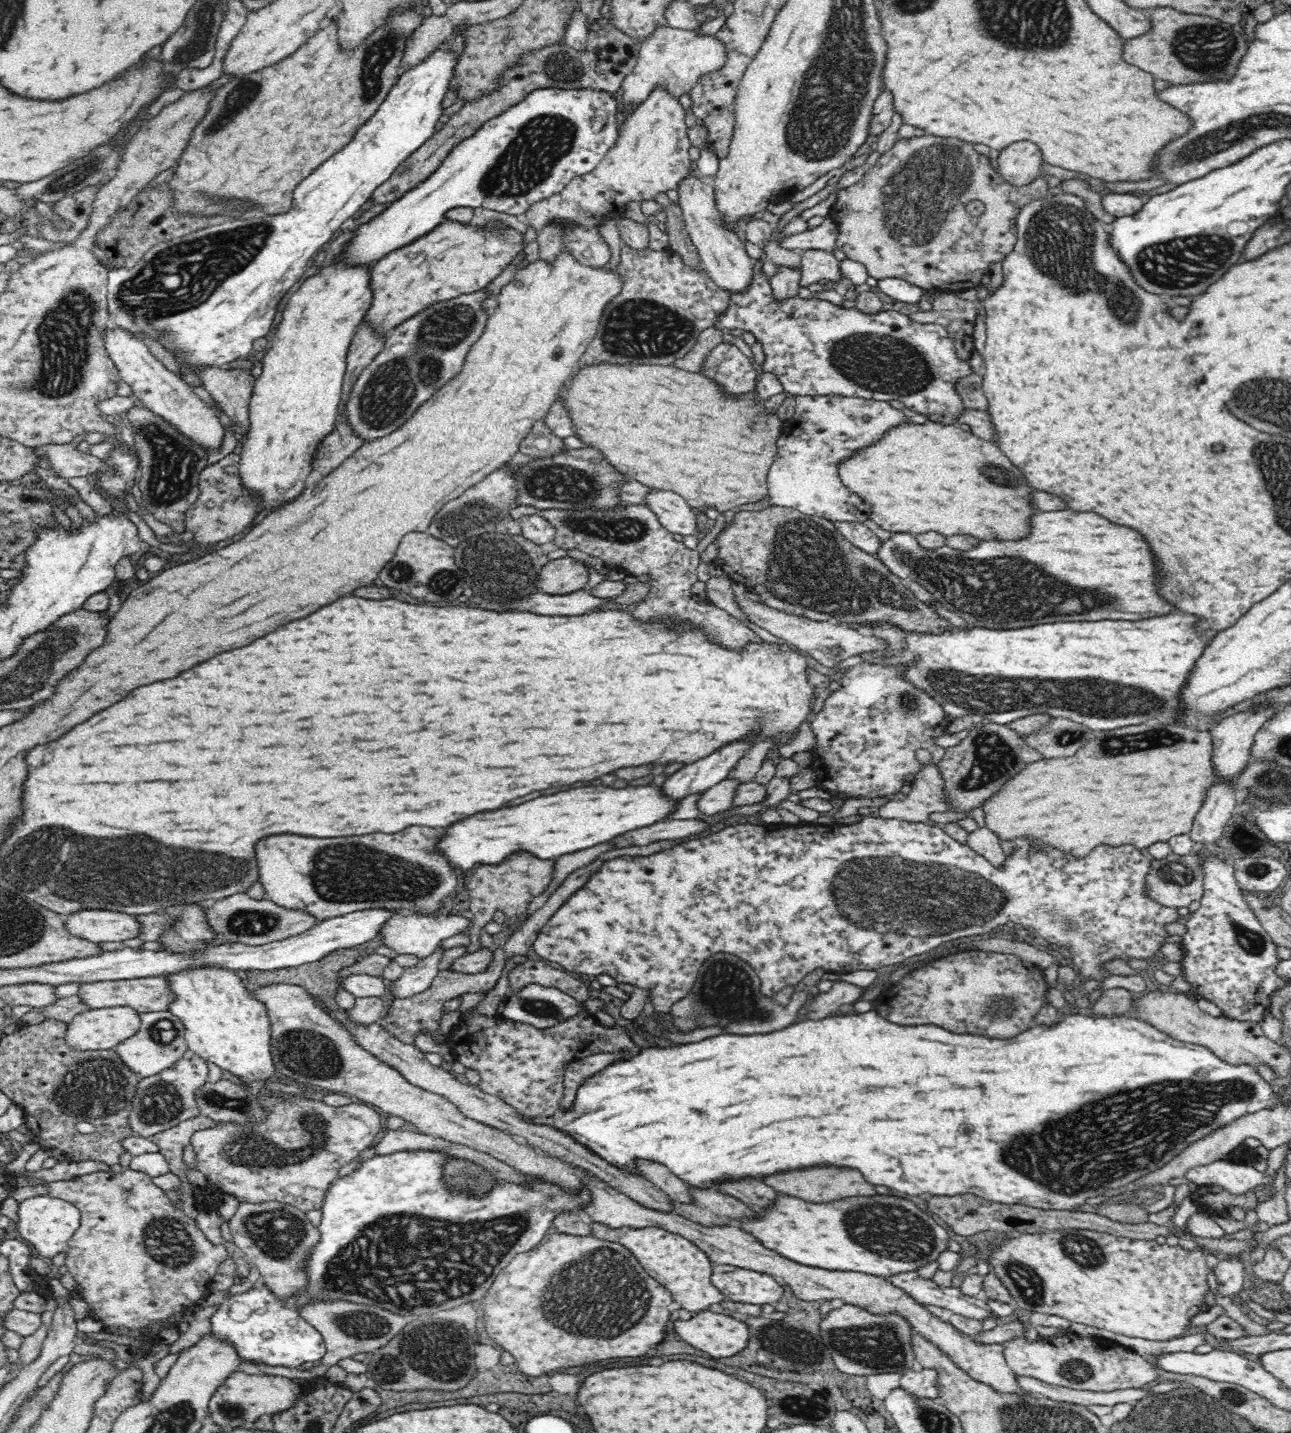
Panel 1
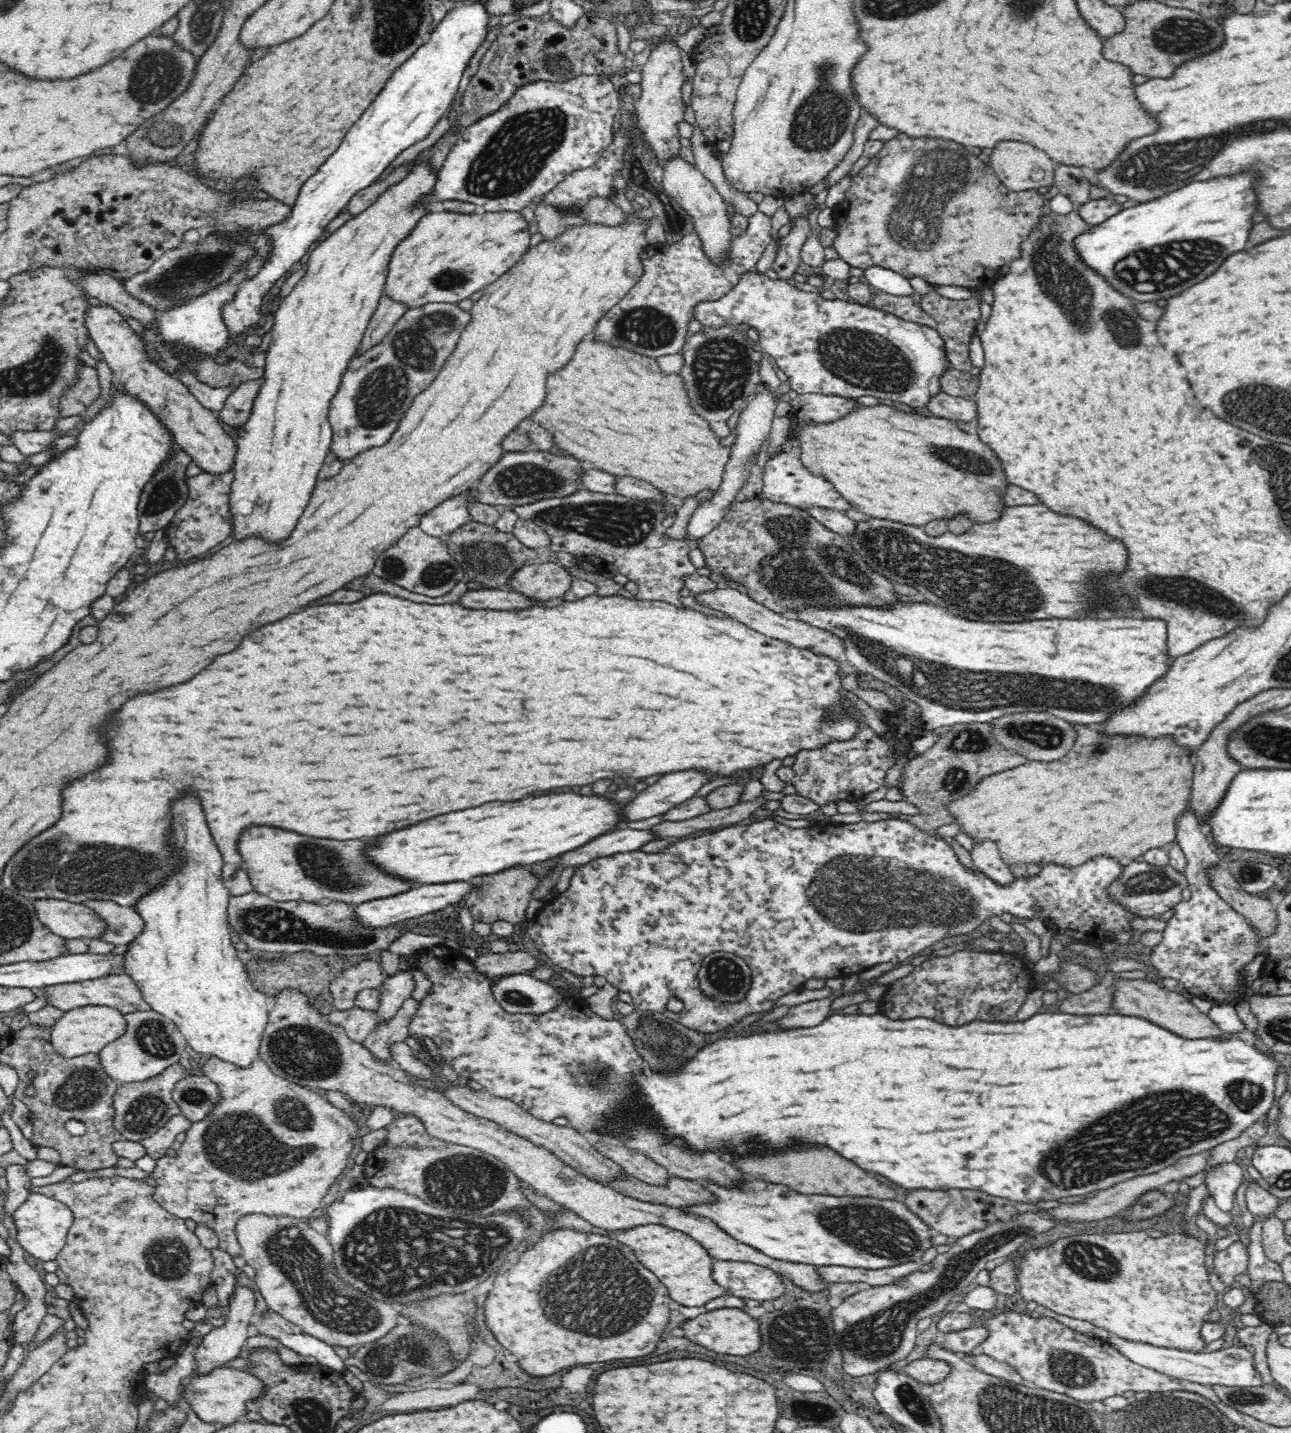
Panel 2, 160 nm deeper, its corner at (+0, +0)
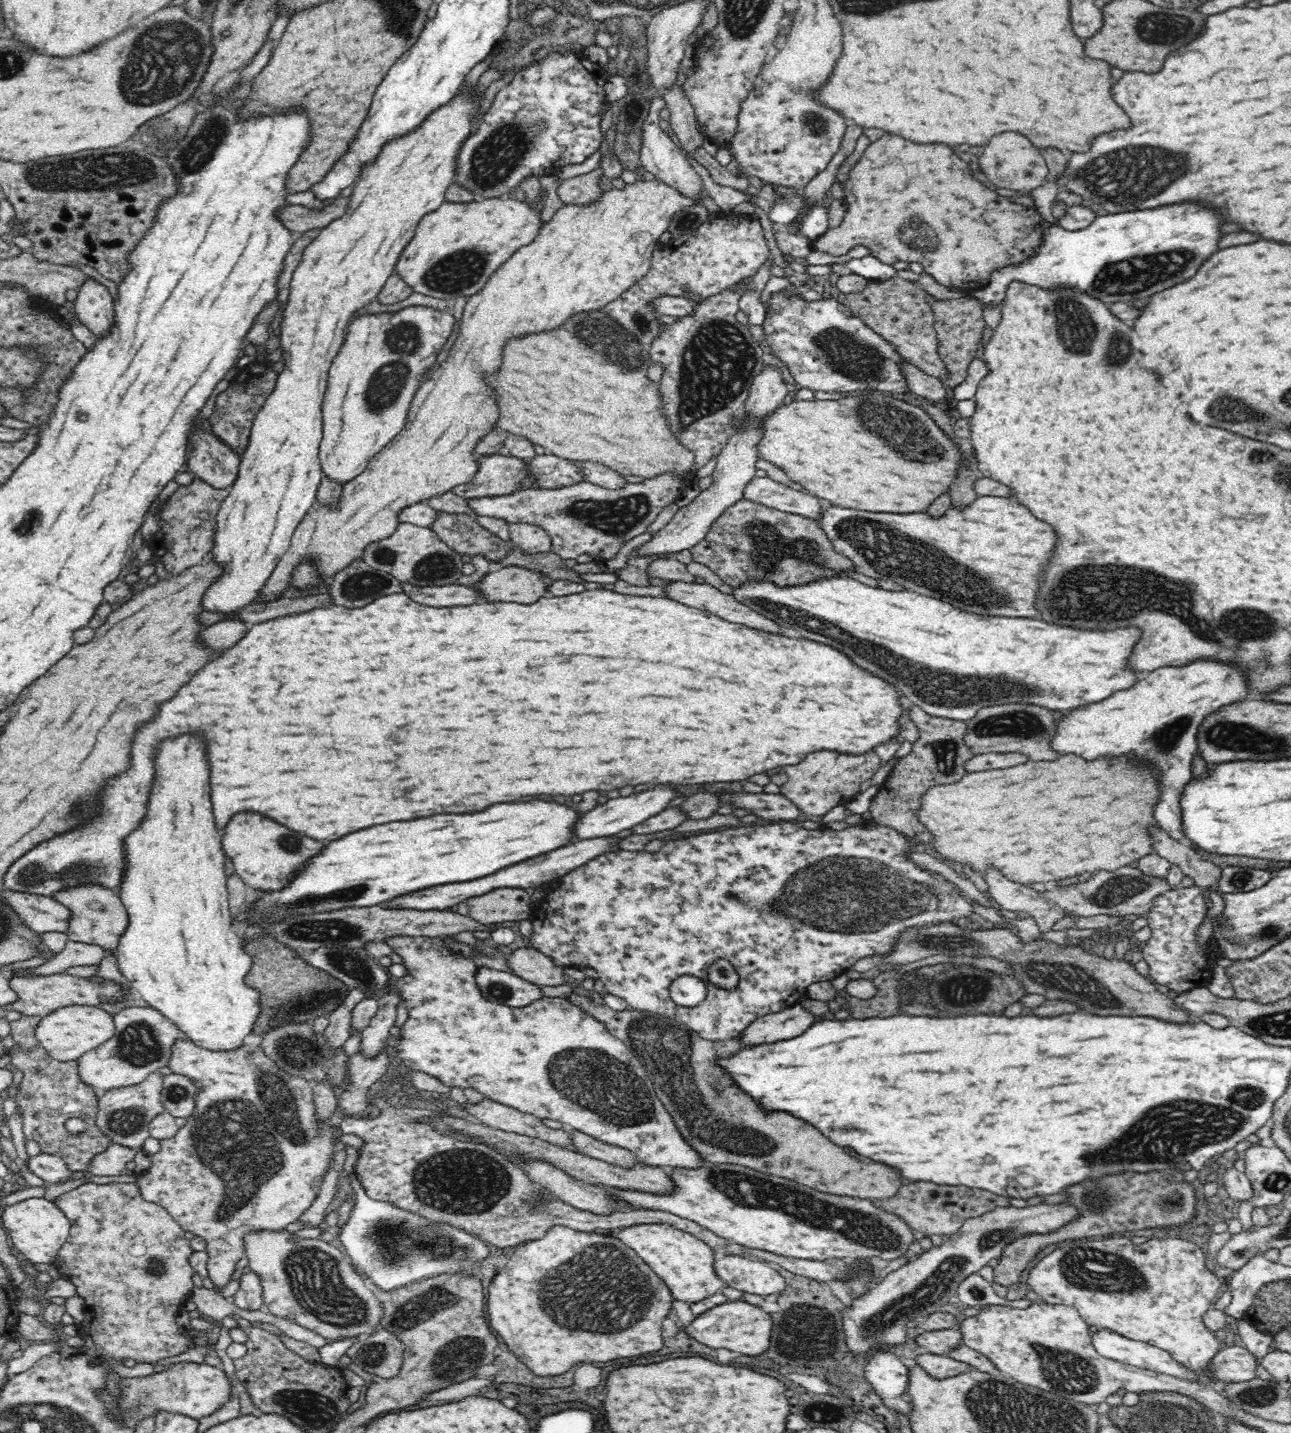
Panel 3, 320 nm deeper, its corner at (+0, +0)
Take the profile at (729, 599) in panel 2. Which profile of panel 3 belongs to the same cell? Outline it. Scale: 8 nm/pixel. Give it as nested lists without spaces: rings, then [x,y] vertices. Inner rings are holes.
[[[665,580],[662,586],[664,596],[669,599],[694,606],[694,608],[702,609],[724,620],[730,622],[740,622],[752,628],[760,628],[772,634],[778,634],[778,626],[768,622],[768,618],[764,618],[762,614],[754,614],[748,608],[744,608],[742,603],[732,600],[732,595],[723,594],[708,583],[692,583],[680,582],[679,580]]]

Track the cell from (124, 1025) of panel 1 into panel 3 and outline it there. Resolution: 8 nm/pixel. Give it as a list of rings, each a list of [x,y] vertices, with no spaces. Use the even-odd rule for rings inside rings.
[[[71,1005],[58,1008],[54,1013],[40,1017],[34,1028],[34,1037],[38,1045],[52,1058],[60,1062],[76,1061],[84,1052],[88,1052],[108,1038],[114,1036],[113,1016],[93,1005]]]

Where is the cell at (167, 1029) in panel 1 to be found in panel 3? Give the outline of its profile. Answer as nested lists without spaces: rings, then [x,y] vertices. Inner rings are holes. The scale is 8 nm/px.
[[[126,1008],[114,1014],[113,1021],[114,1036],[100,1046],[84,1052],[76,1060],[80,1079],[97,1093],[138,1084],[148,1074],[166,1066],[172,1054],[170,1048],[174,1040],[181,1036],[178,1027],[153,1008]]]

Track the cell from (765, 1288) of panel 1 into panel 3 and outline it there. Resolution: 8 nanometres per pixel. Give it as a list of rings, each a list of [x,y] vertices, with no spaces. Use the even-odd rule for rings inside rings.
[[[717,1255],[716,1274],[727,1286],[748,1294],[780,1294],[785,1289],[785,1278],[770,1263],[736,1255]]]

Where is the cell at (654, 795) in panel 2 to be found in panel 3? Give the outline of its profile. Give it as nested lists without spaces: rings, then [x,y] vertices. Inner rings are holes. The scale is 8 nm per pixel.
[[[656,786],[654,790],[648,792],[640,792],[640,794],[632,794],[628,798],[614,798],[608,800],[602,806],[596,806],[594,810],[582,814],[578,818],[578,824],[574,828],[574,836],[576,840],[586,840],[586,838],[600,838],[600,836],[614,836],[621,830],[626,830],[636,826],[638,822],[644,822],[646,818],[662,812],[666,808],[666,804],[674,798],[674,786]]]

